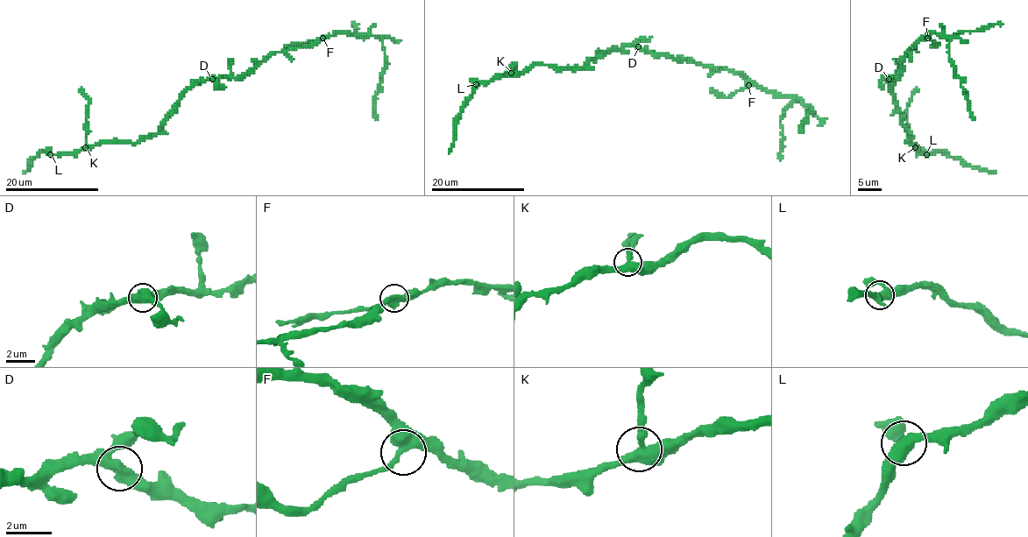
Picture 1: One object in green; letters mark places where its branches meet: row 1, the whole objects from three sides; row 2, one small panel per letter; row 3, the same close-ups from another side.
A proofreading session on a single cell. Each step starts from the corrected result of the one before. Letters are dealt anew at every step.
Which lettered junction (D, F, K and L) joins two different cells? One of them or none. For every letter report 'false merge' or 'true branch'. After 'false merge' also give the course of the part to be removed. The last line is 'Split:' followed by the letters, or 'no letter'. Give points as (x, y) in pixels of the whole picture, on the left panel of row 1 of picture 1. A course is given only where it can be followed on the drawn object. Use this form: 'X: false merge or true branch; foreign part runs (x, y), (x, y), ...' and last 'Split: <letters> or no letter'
D: true branch
F: true branch
K: true branch
L: true branch
Split: no letter

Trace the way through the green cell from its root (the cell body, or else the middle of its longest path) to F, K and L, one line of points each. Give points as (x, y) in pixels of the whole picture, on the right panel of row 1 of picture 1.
F: (891, 78), (902, 71), (902, 60), (906, 53), (922, 38), (927, 38)
K: (891, 78), (888, 81), (894, 94), (896, 110), (910, 133), (910, 144), (908, 141), (915, 147)
L: (891, 78), (888, 81), (894, 94), (896, 110), (910, 133), (910, 144), (908, 141), (919, 152), (926, 154)

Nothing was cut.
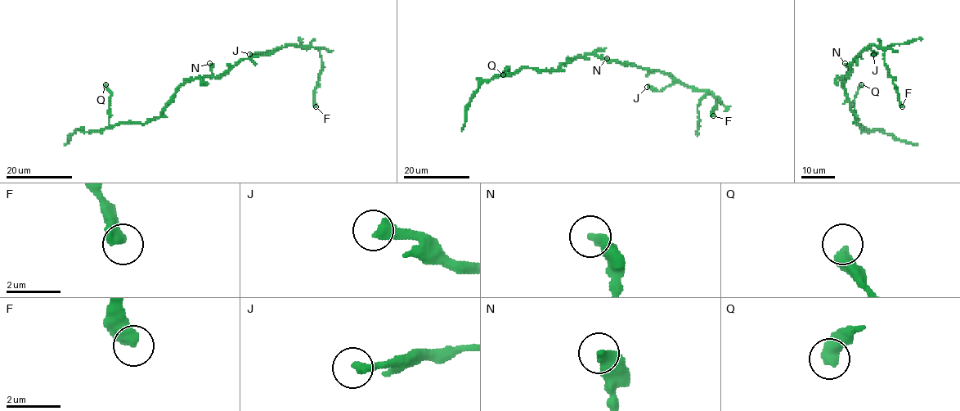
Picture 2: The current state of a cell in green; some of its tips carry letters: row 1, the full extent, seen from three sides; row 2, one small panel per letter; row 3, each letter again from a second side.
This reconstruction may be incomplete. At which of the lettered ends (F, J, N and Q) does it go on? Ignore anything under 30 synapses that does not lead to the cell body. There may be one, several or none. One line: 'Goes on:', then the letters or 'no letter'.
Goes on: no letter

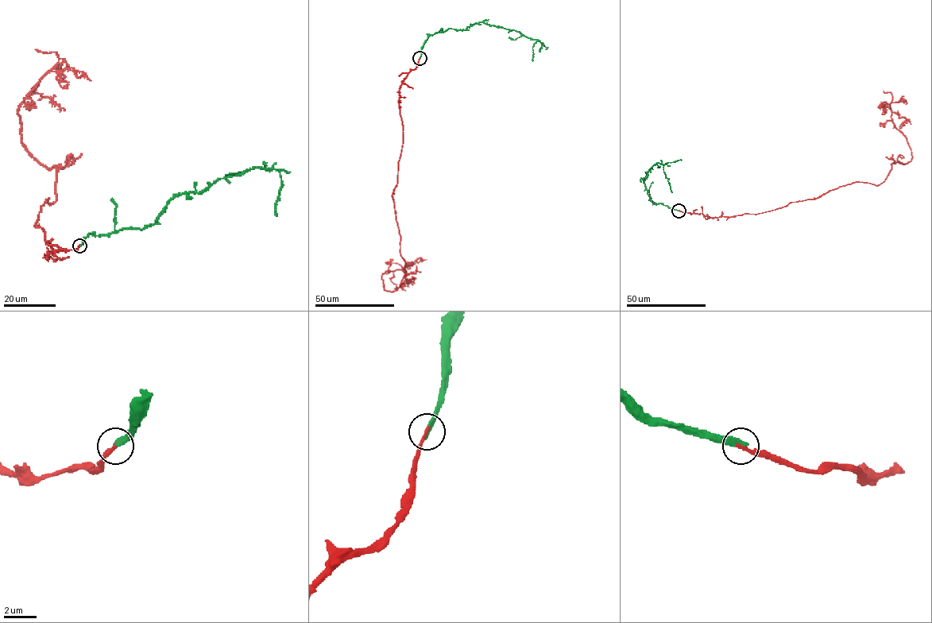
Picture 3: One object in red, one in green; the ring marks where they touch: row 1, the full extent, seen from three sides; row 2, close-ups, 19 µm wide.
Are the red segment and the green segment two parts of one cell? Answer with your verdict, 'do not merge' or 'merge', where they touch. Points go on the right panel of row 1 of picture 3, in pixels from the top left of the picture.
merge; at (678, 210)

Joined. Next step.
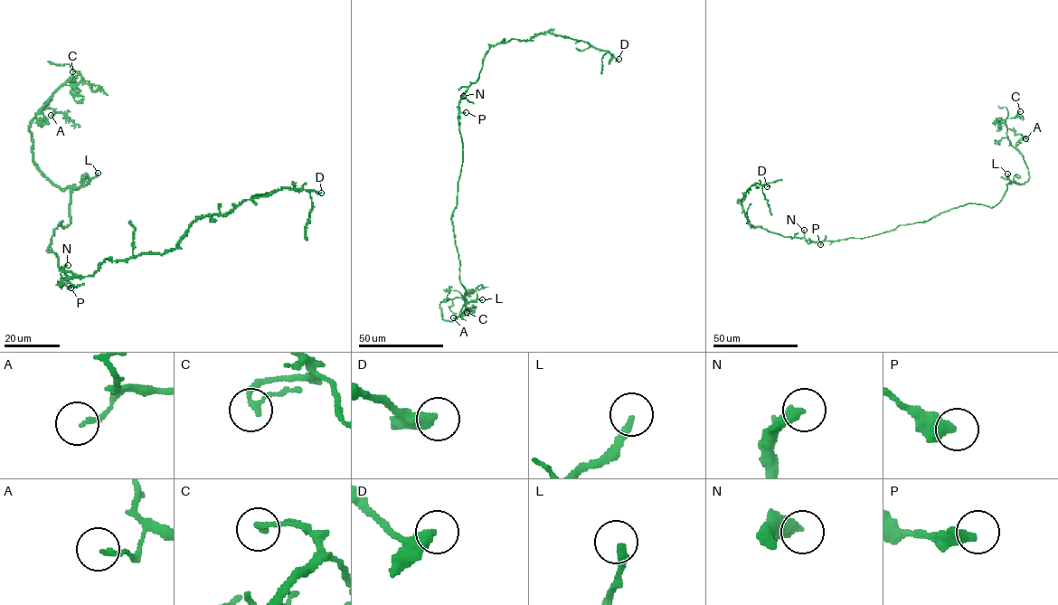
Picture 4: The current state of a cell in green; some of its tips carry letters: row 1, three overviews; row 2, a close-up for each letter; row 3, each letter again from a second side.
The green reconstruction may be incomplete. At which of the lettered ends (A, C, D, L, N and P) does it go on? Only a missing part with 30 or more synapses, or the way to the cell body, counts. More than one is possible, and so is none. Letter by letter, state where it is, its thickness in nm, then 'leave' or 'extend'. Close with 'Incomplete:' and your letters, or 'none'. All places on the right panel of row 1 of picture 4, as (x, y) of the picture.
A: place (1025, 138); calibre 160 nm; leave
C: place (1020, 111); calibre 160 nm; leave
D: place (767, 186); calibre 440 nm; extend
L: place (1007, 174); calibre 240 nm; extend
N: place (804, 230); calibre 280 nm; leave
P: place (820, 244); calibre 480 nm; leave
Incomplete: D, L

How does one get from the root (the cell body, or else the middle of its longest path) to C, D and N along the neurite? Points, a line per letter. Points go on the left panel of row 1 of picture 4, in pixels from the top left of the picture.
C: (66, 275), (48, 249), (61, 222), (70, 223), (70, 189), (40, 170), (28, 127), (72, 71)
D: (66, 275), (60, 284), (91, 276), (106, 259), (165, 253), (196, 220), (274, 191), (321, 193)
N: (66, 275), (60, 284), (65, 278), (64, 267), (68, 265)

